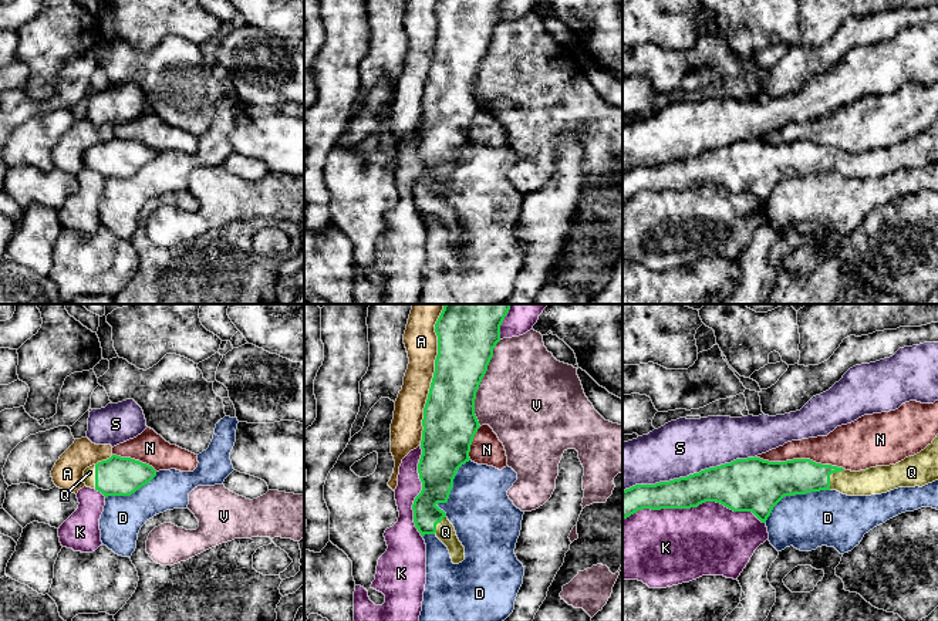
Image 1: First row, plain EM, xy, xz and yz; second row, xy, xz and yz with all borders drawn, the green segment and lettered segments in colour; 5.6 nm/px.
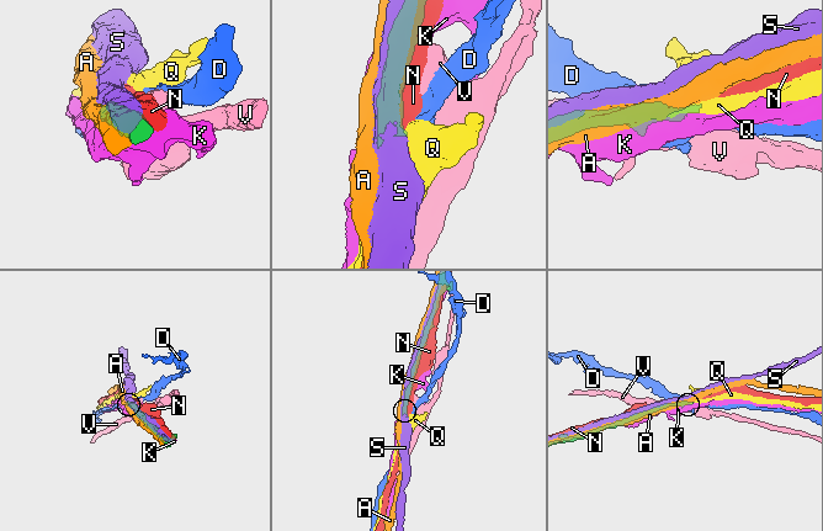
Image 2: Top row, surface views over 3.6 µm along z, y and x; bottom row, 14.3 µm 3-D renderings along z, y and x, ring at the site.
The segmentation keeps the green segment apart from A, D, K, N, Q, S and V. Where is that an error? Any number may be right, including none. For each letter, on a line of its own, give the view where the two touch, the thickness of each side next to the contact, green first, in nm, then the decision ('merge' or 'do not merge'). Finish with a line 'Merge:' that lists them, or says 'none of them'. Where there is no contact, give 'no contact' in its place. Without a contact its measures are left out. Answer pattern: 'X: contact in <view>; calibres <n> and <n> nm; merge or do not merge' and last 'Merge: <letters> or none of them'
A: contact in xz; calibres 320 and 190 nm; do not merge
D: contact in yz; calibres 300 and 320 nm; do not merge
K: contact in yz; calibres 260 and 420 nm; do not merge
N: contact in yz; calibres 260 and 220 nm; do not merge
Q: contact in yz; calibres 200 and 140 nm; merge
S: contact in yz; calibres 260 and 320 nm; do not merge
V: contact in xz; calibres 320 and 500 nm; do not merge
Merge: Q

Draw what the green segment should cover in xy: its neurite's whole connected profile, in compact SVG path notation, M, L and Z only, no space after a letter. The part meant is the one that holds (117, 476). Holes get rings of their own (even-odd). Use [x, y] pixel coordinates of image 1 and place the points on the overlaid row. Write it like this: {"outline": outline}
{"outline": "M112 455L84 470L87 487L108 496L131 496L156 476L156 470L139 460Z"}

